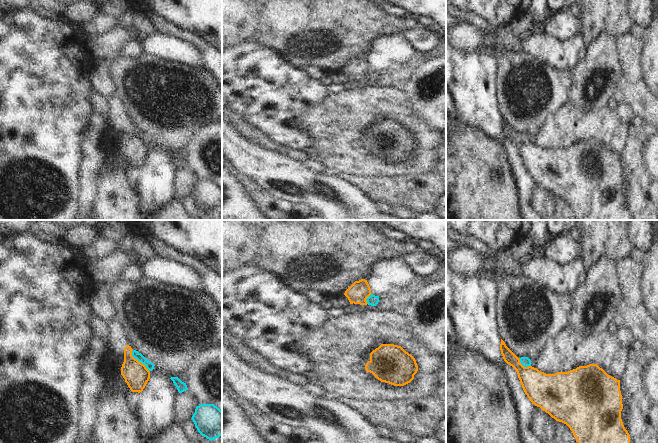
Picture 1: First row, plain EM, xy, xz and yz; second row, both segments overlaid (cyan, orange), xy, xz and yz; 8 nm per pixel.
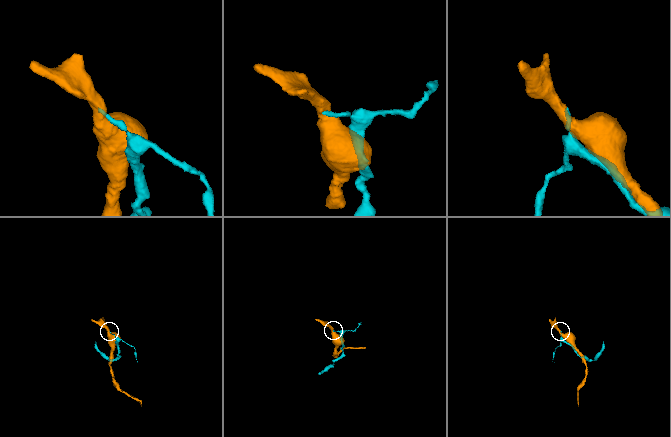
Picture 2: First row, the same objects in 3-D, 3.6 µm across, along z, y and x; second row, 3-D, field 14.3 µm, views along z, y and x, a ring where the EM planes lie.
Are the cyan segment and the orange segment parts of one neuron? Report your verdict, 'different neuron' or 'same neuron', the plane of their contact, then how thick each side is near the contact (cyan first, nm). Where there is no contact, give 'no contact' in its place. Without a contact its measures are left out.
different neuron; contact in xy; calibres 70 and 200 nm

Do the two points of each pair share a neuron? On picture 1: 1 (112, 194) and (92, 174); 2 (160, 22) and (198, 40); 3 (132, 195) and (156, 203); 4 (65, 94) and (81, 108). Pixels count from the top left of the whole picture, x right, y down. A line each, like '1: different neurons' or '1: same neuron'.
1: different neurons
2: same neuron
3: different neurons
4: same neuron

